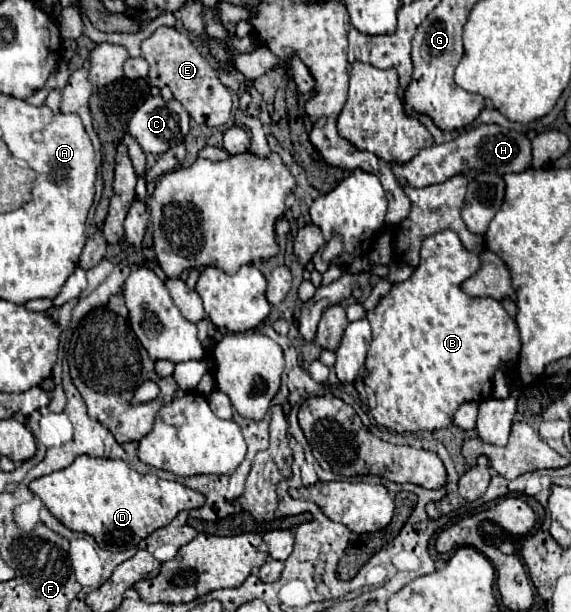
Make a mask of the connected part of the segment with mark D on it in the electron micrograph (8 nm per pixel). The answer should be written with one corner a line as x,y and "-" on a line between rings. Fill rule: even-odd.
78,455
66,469
34,479
30,491
42,499
46,509
68,529
92,535
102,549
126,551
152,531
168,525
180,511
204,505
204,495
176,481
164,481
156,475
142,475
130,469
122,459
94,459

